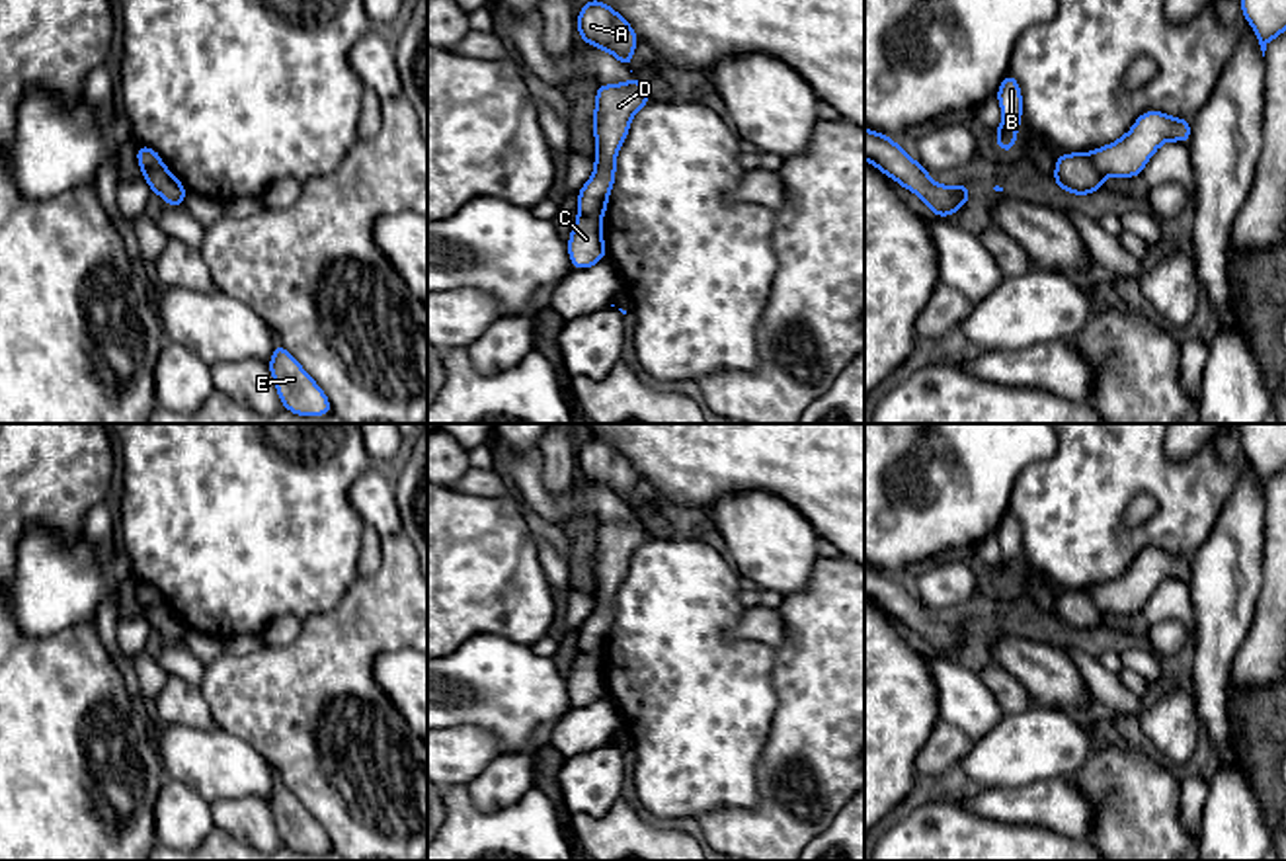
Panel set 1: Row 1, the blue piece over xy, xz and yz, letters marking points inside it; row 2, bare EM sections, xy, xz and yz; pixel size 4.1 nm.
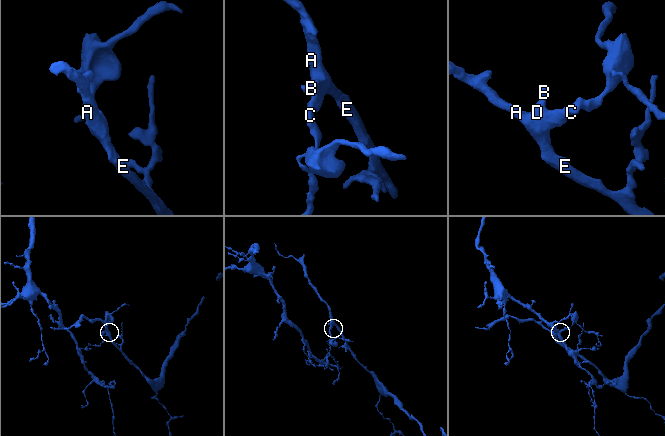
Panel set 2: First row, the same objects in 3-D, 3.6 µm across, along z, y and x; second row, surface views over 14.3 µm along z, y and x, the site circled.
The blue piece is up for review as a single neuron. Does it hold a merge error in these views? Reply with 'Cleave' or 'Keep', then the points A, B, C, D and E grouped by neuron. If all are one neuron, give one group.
Cleave. Groups: A B D E / C

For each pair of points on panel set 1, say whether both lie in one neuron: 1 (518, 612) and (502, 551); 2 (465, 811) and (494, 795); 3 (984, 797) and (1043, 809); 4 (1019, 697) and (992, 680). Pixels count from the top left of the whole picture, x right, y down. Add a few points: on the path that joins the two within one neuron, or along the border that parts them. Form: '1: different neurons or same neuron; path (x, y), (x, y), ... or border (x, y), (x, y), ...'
1: same neuron; path (510, 596), (502, 588), (502, 567)
2: different neurons; border (465, 785), (481, 809), (504, 809), (520, 797)
3: same neuron; path (998, 803), (1029, 805)
4: same neuron; path (1013, 696), (998, 680)

